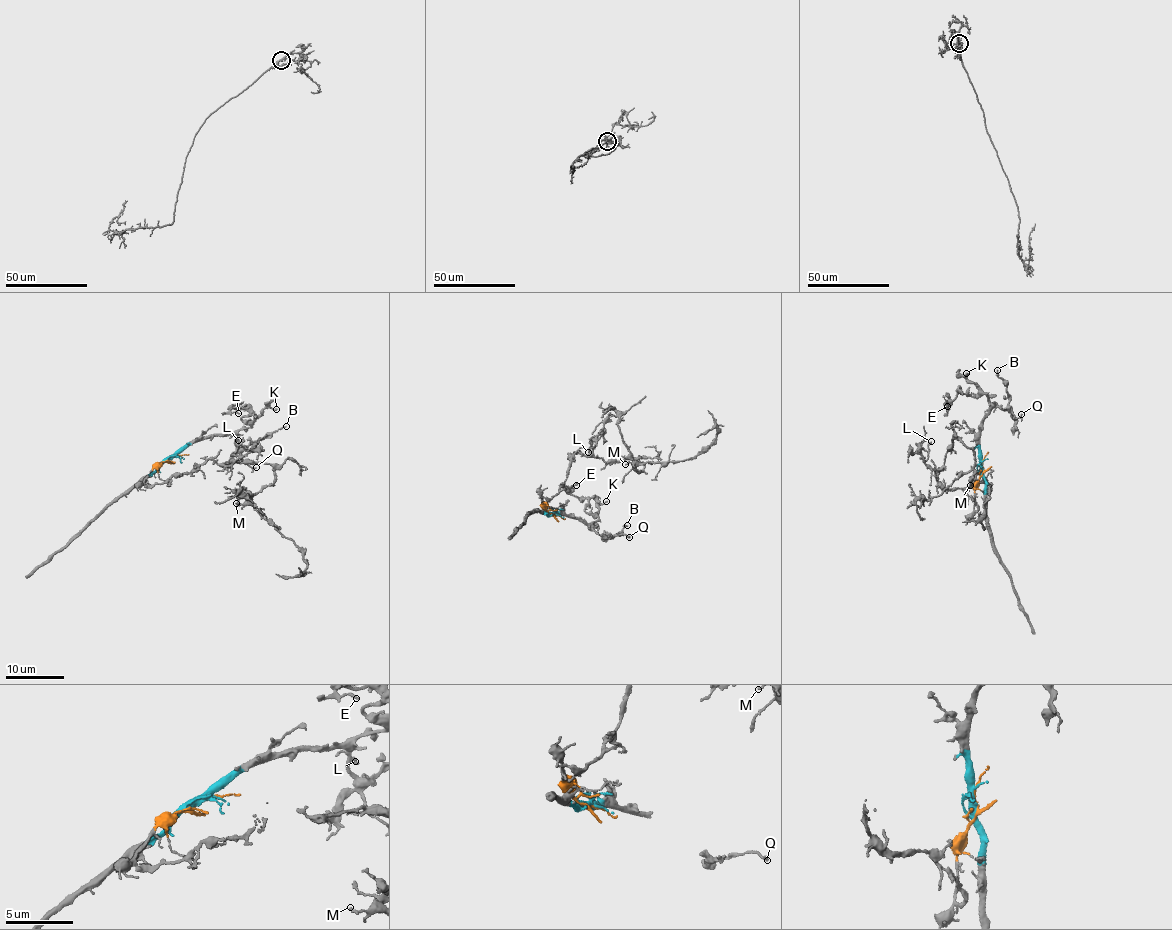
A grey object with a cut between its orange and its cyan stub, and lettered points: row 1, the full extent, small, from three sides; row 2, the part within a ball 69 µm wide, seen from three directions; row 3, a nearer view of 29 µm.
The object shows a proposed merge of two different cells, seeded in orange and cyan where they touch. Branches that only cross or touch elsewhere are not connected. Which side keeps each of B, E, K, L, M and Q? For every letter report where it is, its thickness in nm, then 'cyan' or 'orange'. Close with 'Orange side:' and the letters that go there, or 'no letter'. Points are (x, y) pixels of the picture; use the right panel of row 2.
B: place (997, 370); calibre 150 nm; cyan
E: place (947, 406); calibre 150 nm; cyan
K: place (966, 373); calibre 150 nm; cyan
L: place (931, 441); calibre 140 nm; orange
M: place (970, 485); calibre 180 nm; orange
Q: place (1021, 414); calibre 200 nm; cyan
Orange side: L, M

